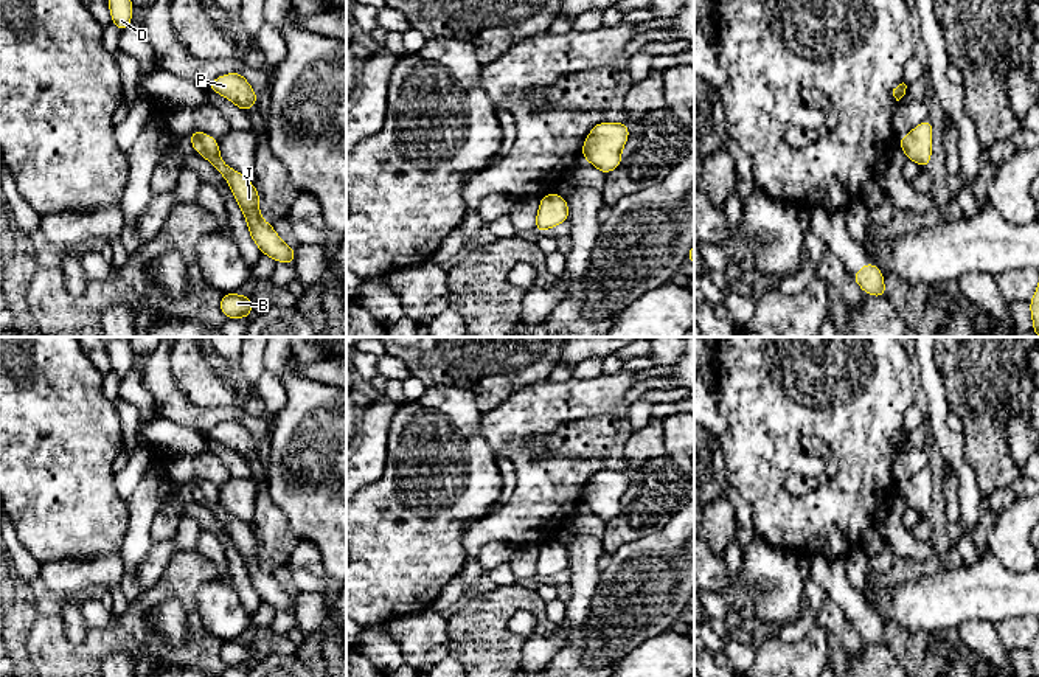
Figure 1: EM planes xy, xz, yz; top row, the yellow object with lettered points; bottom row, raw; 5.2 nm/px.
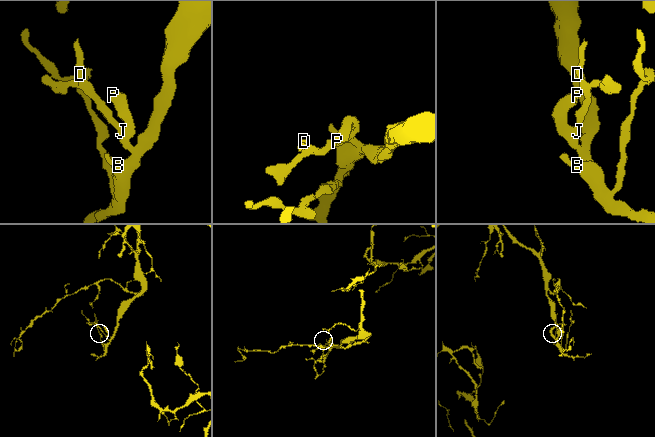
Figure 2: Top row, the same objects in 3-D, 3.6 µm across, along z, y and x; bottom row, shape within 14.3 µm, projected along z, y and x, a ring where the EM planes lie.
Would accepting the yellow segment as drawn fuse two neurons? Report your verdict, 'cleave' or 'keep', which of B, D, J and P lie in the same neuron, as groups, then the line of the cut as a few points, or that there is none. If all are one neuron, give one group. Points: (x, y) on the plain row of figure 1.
keep; B D J P; no cut

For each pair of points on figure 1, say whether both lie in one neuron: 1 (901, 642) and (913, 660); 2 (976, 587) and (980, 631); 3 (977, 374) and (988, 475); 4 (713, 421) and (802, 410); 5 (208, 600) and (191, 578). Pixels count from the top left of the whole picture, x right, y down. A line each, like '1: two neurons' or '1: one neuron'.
1: one neuron
2: two neurons
3: one neuron
4: two neurons
5: two neurons

